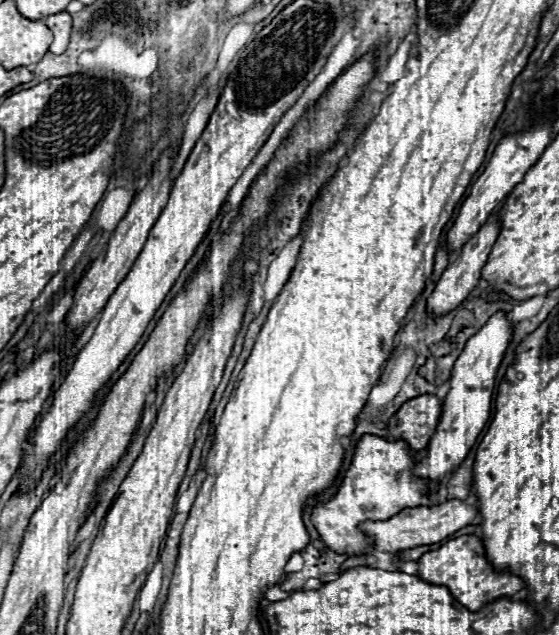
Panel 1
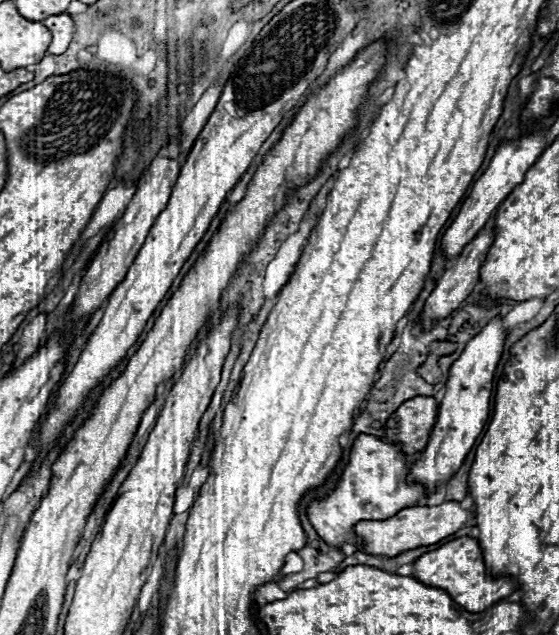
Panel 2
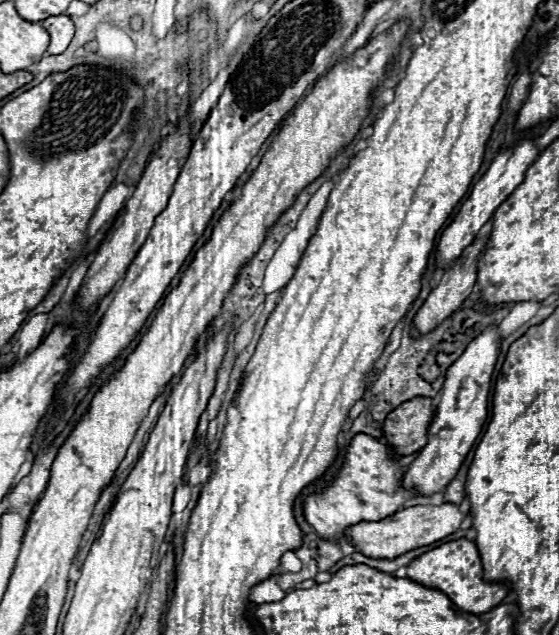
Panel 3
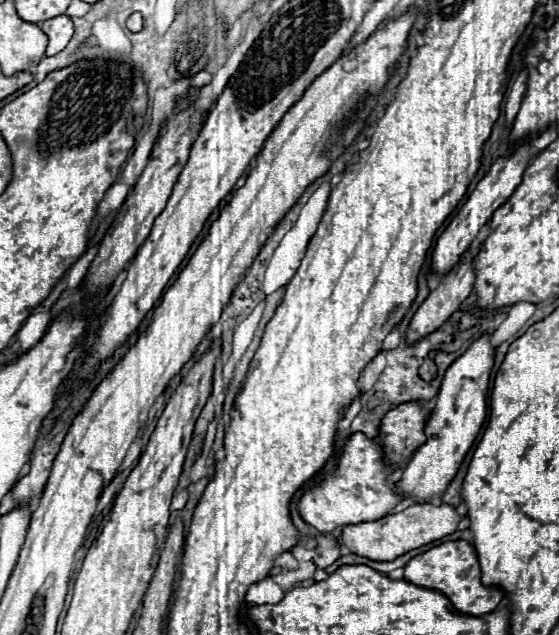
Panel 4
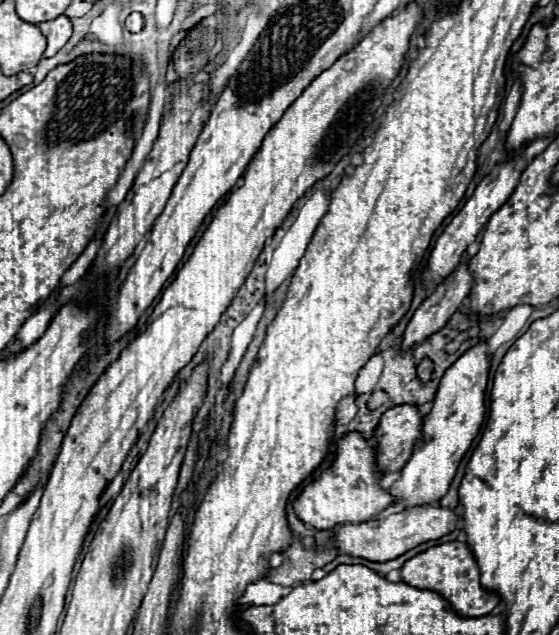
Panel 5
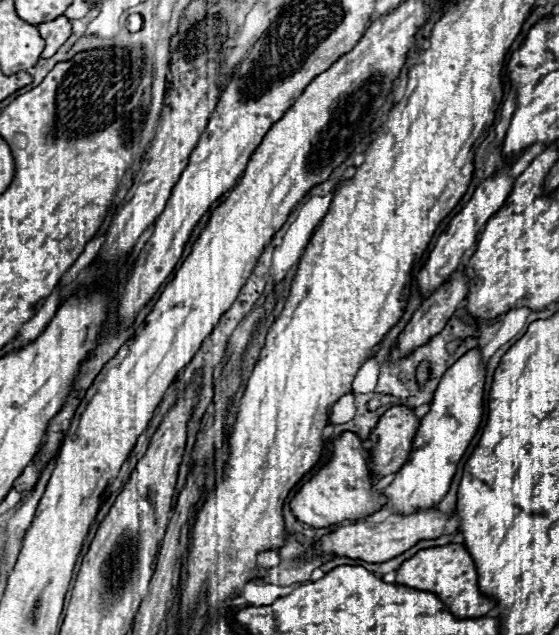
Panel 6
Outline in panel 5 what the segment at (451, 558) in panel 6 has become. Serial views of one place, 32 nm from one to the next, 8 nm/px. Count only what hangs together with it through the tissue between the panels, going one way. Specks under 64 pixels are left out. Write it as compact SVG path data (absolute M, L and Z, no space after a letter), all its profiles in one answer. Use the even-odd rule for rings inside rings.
M446 542L410 558L402 566L402 582L416 588L438 592L462 616L490 614L500 602L500 596L496 592L490 592L480 586L480 570L474 552L466 542Z

